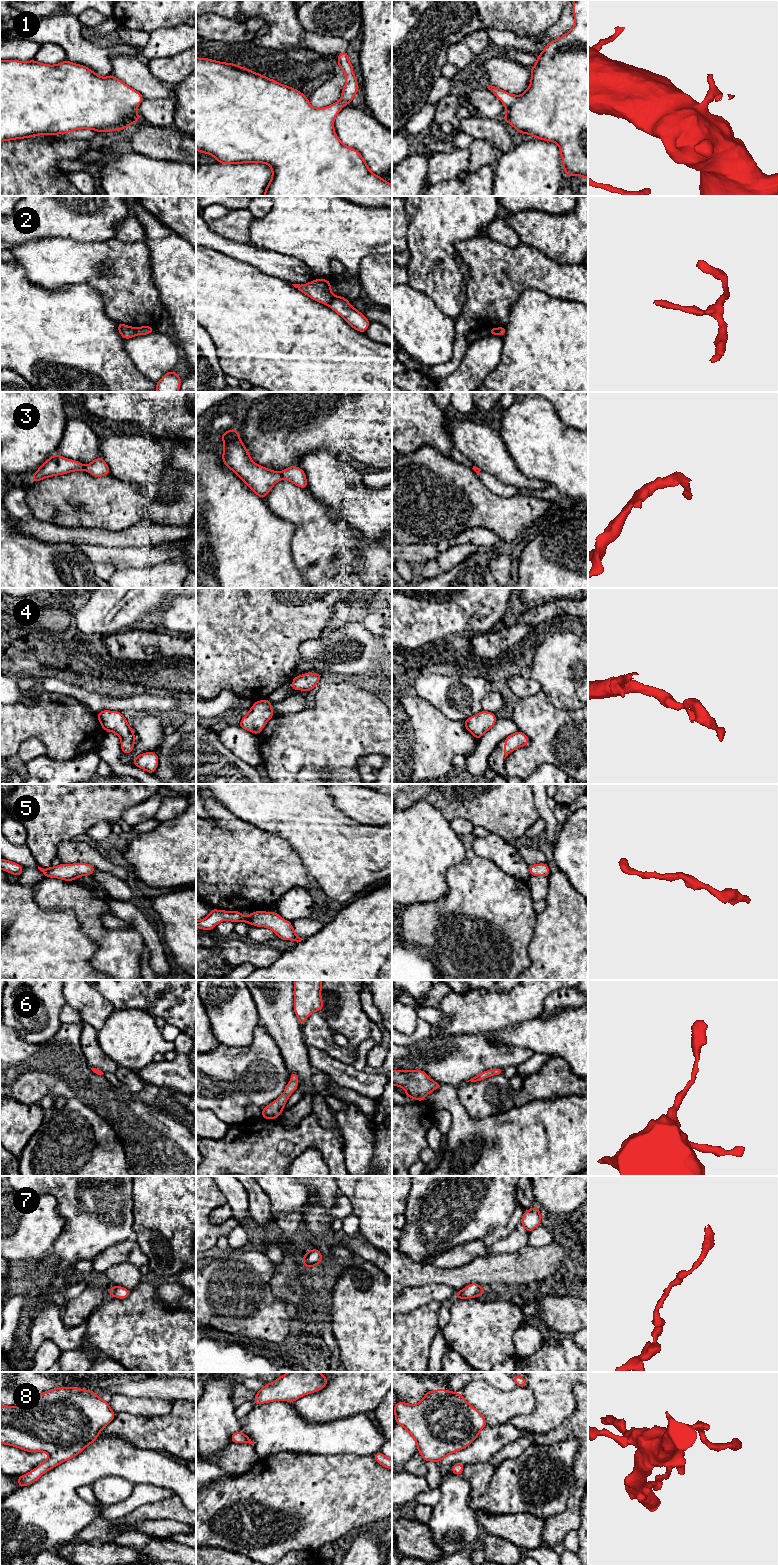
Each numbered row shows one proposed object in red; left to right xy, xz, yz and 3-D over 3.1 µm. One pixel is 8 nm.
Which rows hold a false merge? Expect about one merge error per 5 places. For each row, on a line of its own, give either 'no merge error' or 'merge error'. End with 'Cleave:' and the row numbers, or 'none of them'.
1: no merge error
2: merge error
3: merge error
4: no merge error
5: no merge error
6: no merge error
7: no merge error
8: no merge error
Cleave: 2, 3

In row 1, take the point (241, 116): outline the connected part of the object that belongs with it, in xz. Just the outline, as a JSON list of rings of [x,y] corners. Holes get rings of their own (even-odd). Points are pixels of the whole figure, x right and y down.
[[[348,52],[340,53],[337,56],[337,60],[338,67],[345,72],[346,76],[346,84],[342,89],[341,99],[339,102],[335,102],[325,108],[314,108],[310,105],[308,98],[299,90],[278,83],[273,79],[234,63],[224,63],[196,57],[196,150],[200,153],[212,155],[217,162],[222,164],[265,163],[269,165],[272,168],[272,178],[263,196],[392,196],[392,185],[380,176],[373,174],[360,152],[344,145],[335,133],[333,127],[335,117],[346,104],[351,103],[359,89],[353,73],[353,64],[348,60]]]

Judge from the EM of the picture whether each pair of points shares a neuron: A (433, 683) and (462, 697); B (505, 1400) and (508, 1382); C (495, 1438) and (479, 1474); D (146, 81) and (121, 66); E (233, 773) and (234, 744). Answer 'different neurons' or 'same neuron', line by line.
A: same neuron
B: different neurons
C: different neurons
D: same neuron
E: different neurons

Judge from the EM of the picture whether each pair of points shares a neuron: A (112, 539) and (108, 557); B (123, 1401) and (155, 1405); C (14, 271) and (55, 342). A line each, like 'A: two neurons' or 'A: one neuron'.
A: two neurons
B: one neuron
C: one neuron

